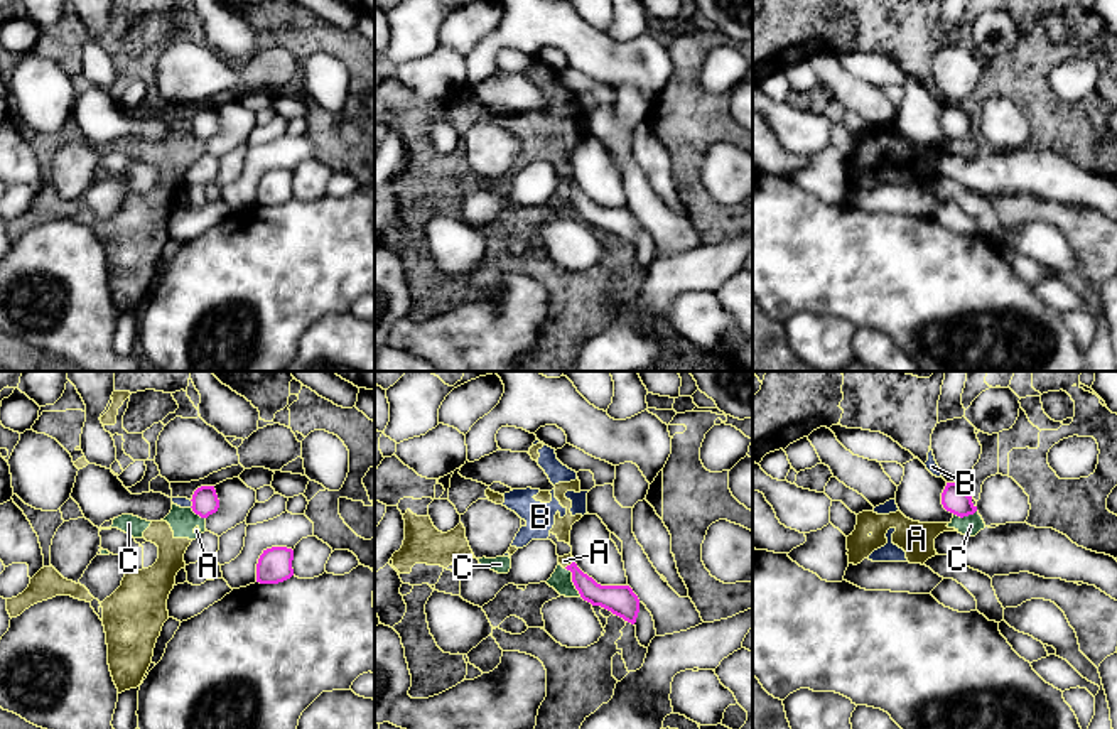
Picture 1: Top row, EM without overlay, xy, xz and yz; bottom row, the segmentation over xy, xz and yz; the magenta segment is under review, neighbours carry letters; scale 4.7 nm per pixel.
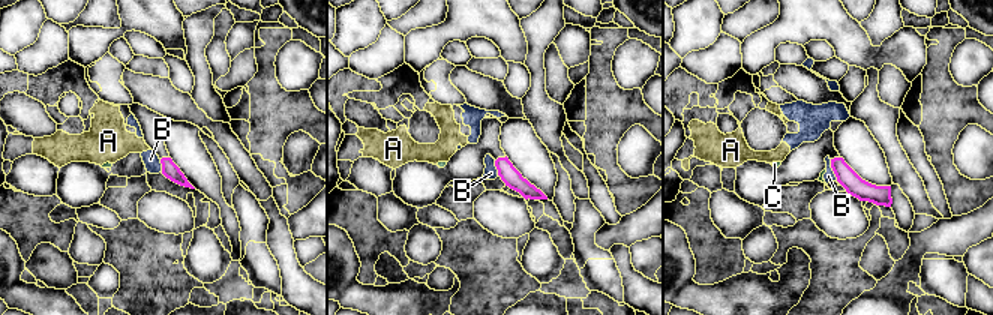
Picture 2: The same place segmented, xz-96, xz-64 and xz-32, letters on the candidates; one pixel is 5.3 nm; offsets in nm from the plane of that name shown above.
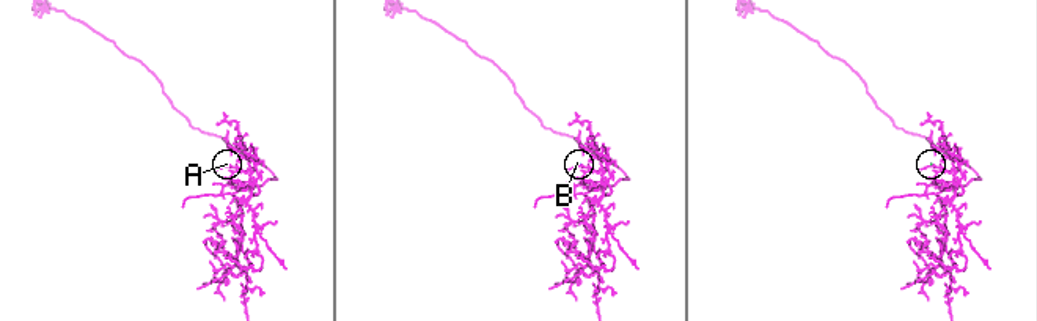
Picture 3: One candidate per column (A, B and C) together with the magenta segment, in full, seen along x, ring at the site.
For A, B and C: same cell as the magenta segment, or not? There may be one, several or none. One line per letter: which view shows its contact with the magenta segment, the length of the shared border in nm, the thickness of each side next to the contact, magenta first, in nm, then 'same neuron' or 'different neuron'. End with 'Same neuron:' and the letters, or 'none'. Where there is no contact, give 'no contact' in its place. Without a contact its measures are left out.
A: contact in xz; length 60 nm; calibres 120 and 50 nm; different neuron
B: contact in xy; length 40 nm; calibres 130 and 50 nm; different neuron
C: contact in xz; length 160 nm; calibres 140 and 100 nm; different neuron
Same neuron: none

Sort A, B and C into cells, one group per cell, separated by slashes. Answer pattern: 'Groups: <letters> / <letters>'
Groups: A B C

